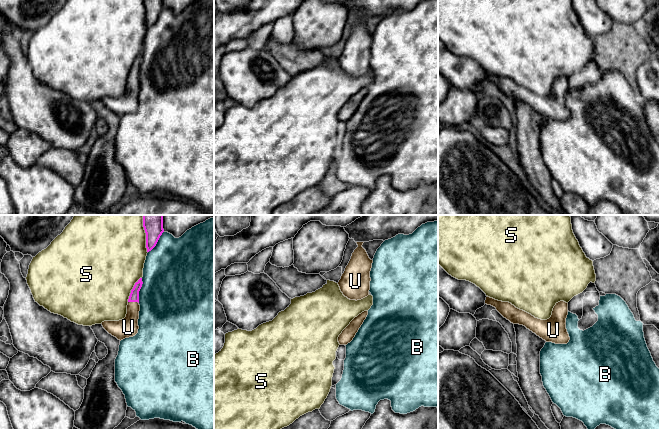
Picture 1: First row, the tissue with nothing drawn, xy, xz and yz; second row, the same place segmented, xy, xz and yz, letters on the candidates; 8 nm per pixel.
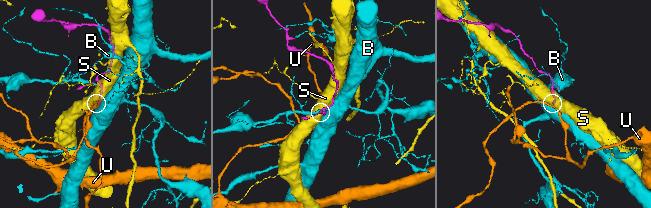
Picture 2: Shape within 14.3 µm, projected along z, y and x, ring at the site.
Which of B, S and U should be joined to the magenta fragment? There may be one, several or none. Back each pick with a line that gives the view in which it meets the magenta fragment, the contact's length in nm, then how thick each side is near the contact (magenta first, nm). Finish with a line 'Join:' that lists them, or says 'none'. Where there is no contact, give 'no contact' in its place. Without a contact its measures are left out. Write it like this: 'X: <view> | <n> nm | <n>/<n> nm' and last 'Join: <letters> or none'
U: xy | 90 nm | 80/160 nm
Join: U

